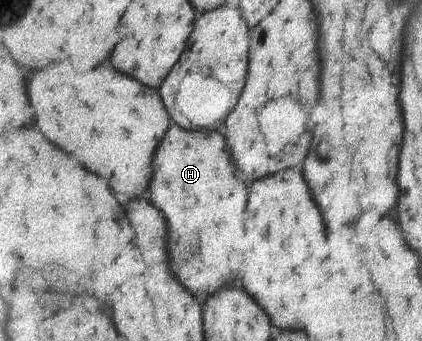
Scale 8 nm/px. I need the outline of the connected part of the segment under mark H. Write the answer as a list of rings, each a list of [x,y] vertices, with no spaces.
[[[173,125],[165,143],[161,143],[161,151],[157,151],[153,167],[157,167],[157,175],[153,175],[151,203],[161,207],[161,213],[169,221],[167,247],[171,265],[183,265],[171,267],[171,271],[181,285],[193,295],[211,295],[235,279],[243,285],[243,275],[249,267],[235,253],[235,243],[243,229],[249,189],[235,173],[225,137],[219,131],[185,131]]]

